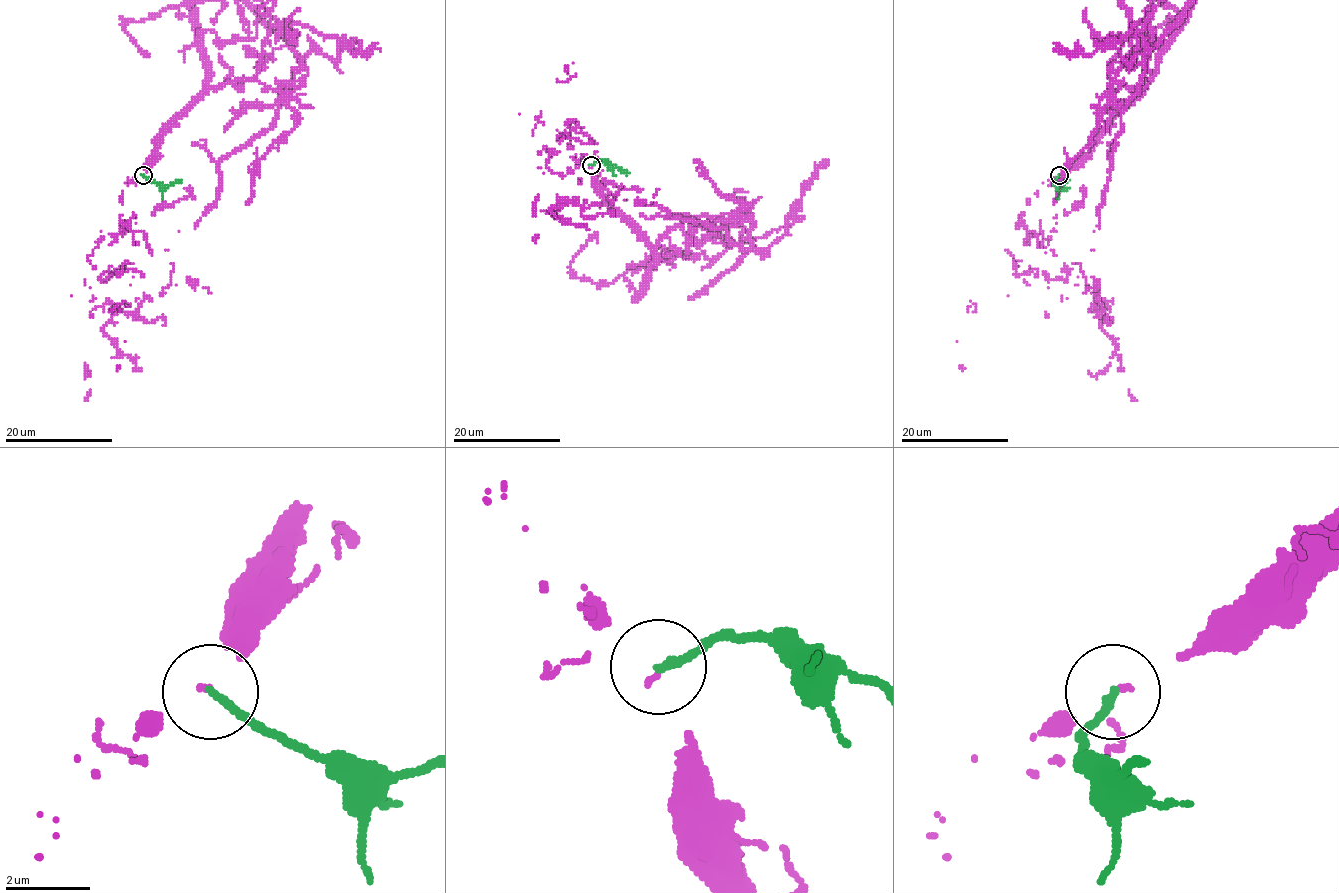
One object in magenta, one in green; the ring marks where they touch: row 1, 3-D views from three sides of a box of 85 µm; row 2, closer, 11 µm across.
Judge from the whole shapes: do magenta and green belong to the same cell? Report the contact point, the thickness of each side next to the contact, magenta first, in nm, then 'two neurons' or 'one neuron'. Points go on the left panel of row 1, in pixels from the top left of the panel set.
(143, 175) | 70/180 nm | two neurons

